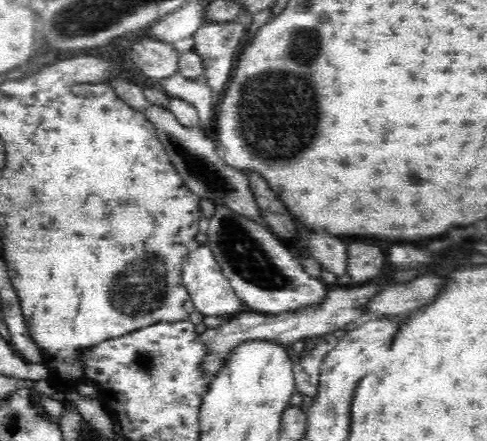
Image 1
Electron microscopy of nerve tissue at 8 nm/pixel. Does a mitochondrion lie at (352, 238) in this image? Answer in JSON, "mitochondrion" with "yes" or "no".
{"mitochondrion":"no"}

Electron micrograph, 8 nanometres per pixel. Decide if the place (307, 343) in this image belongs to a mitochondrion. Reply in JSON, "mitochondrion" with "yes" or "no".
{"mitochondrion":"no"}

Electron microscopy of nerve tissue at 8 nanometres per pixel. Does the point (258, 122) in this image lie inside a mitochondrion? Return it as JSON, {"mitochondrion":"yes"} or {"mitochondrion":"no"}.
{"mitochondrion":"yes"}

